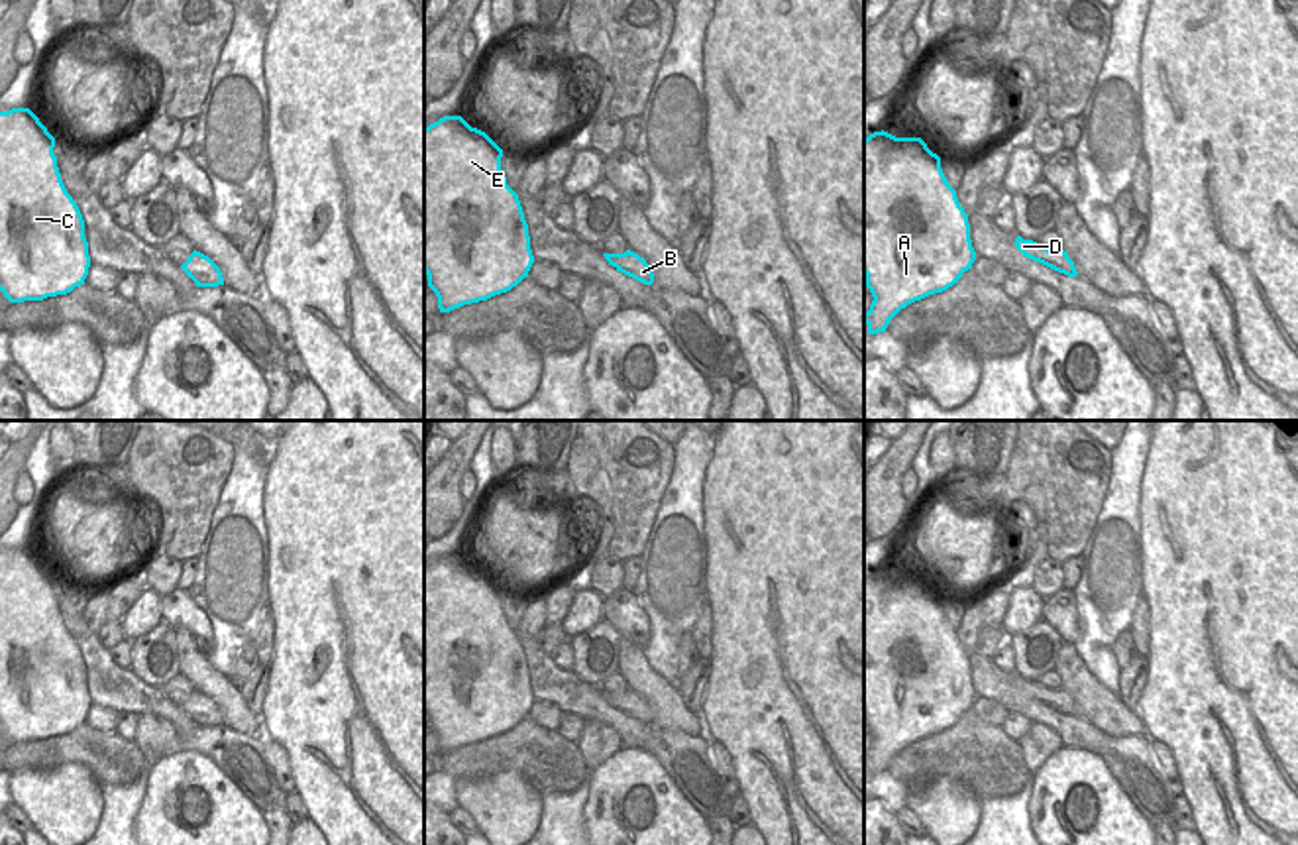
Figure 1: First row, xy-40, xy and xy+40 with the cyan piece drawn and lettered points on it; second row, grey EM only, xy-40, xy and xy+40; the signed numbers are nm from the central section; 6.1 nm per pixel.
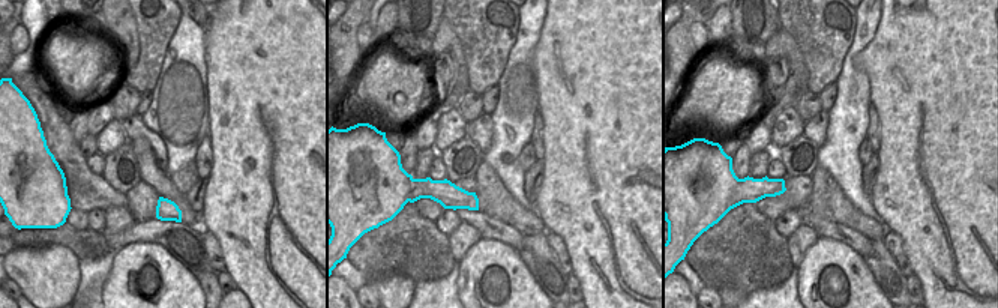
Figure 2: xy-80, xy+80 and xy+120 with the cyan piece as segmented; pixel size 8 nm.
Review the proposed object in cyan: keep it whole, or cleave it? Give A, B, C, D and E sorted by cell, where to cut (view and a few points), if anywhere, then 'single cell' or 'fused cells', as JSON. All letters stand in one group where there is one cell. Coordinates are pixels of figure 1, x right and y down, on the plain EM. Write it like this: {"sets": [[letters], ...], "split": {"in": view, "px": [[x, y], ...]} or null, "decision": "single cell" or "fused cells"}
{"sets": [["A", "C", "D", "E"], ["B"]], "split": {"in": "xy+40", "px": [[1069, 698], [1057, 710]]}, "decision": "fused cells"}

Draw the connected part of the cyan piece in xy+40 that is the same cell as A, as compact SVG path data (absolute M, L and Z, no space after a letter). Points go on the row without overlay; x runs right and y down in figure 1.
M870 574L864 580L864 715L874 737L864 753L868 774L886 772L901 749L958 723L974 700L968 654L941 609L941 597L921 578Z

